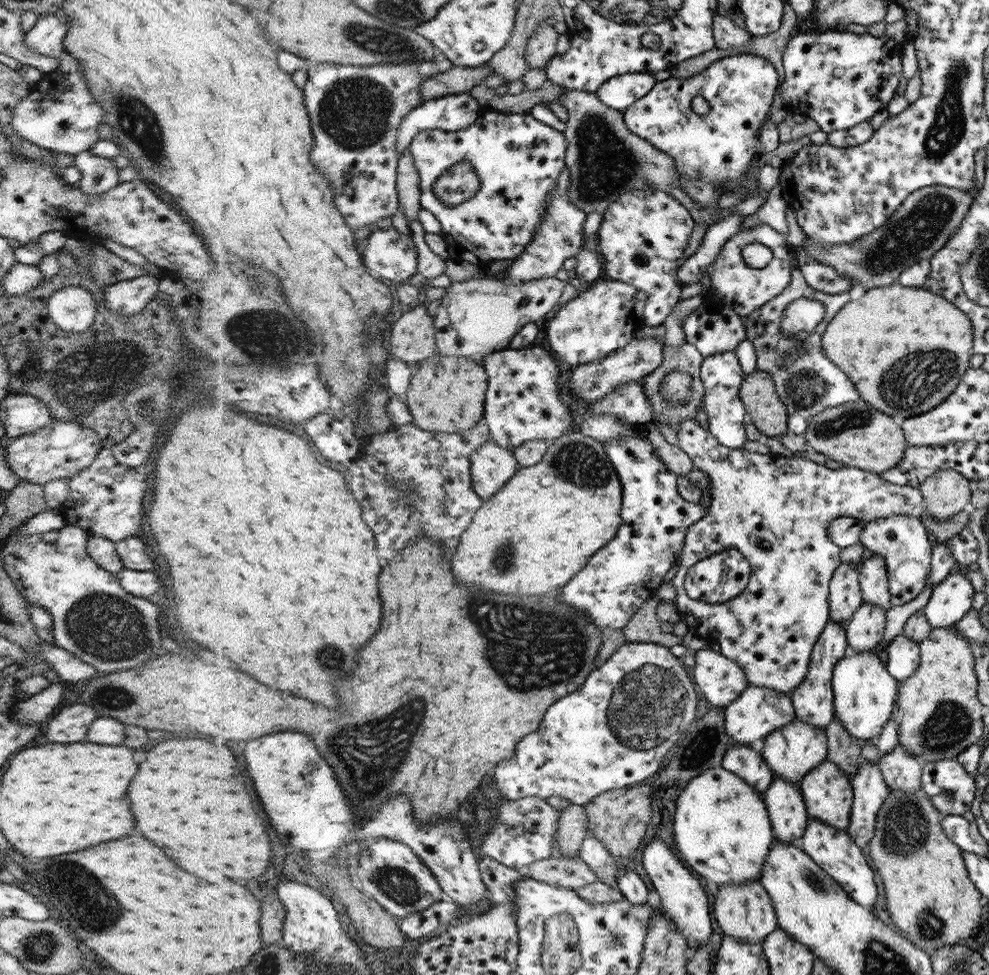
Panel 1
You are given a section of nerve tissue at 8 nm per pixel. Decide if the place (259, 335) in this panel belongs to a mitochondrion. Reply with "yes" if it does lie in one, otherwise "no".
yes

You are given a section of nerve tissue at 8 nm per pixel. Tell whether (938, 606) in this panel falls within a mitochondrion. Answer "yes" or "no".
no

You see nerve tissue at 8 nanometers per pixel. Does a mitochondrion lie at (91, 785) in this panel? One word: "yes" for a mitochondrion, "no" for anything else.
no

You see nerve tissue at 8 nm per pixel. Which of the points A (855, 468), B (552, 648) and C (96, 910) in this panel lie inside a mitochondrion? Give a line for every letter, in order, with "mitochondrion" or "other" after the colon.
A: other
B: mitochondrion
C: mitochondrion

